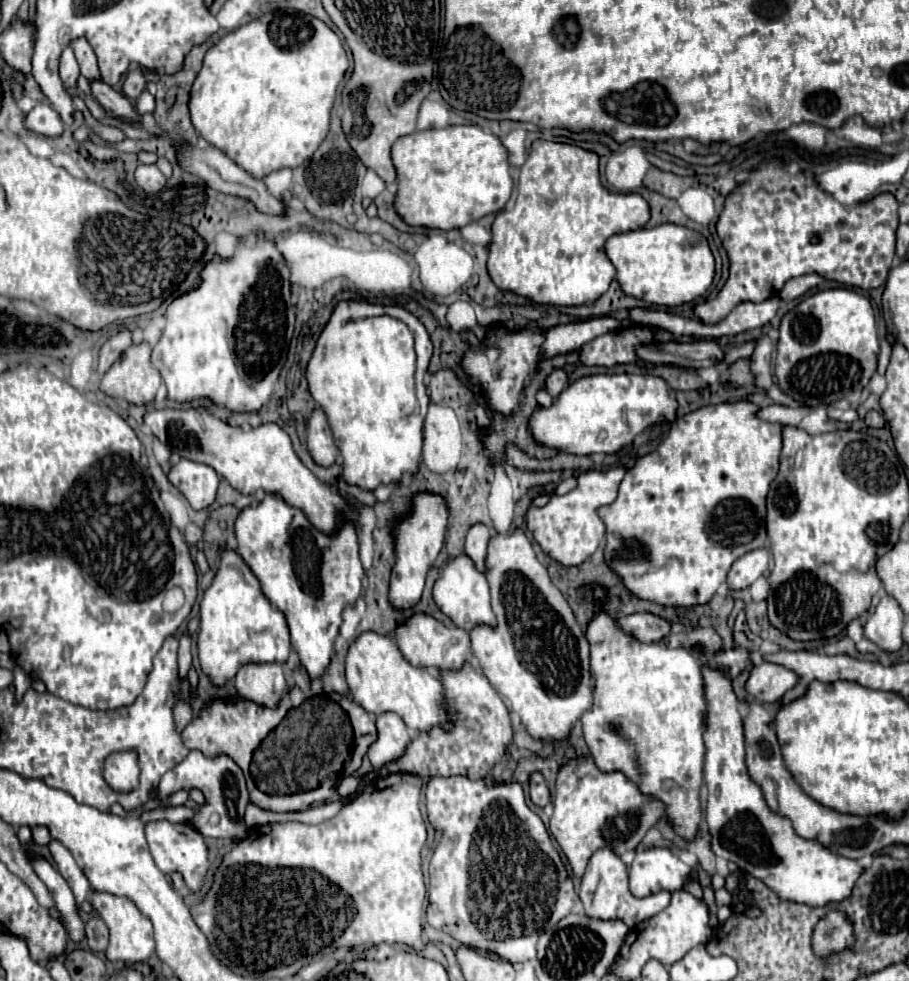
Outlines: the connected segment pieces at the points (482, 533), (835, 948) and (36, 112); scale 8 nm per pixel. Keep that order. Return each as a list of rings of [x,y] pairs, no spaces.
[[[483,523],[473,525],[473,529],[469,529],[469,533],[467,533],[465,553],[475,563],[475,569],[481,573],[485,573],[485,557],[487,557],[489,539],[491,539],[491,533]]]
[[[831,911],[825,919],[817,923],[813,931],[813,949],[817,955],[825,957],[829,953],[839,953],[853,945],[853,927],[845,913]]]
[[[37,105],[33,107],[23,121],[25,129],[45,135],[45,137],[59,137],[63,133],[63,121],[59,113],[51,105]]]

